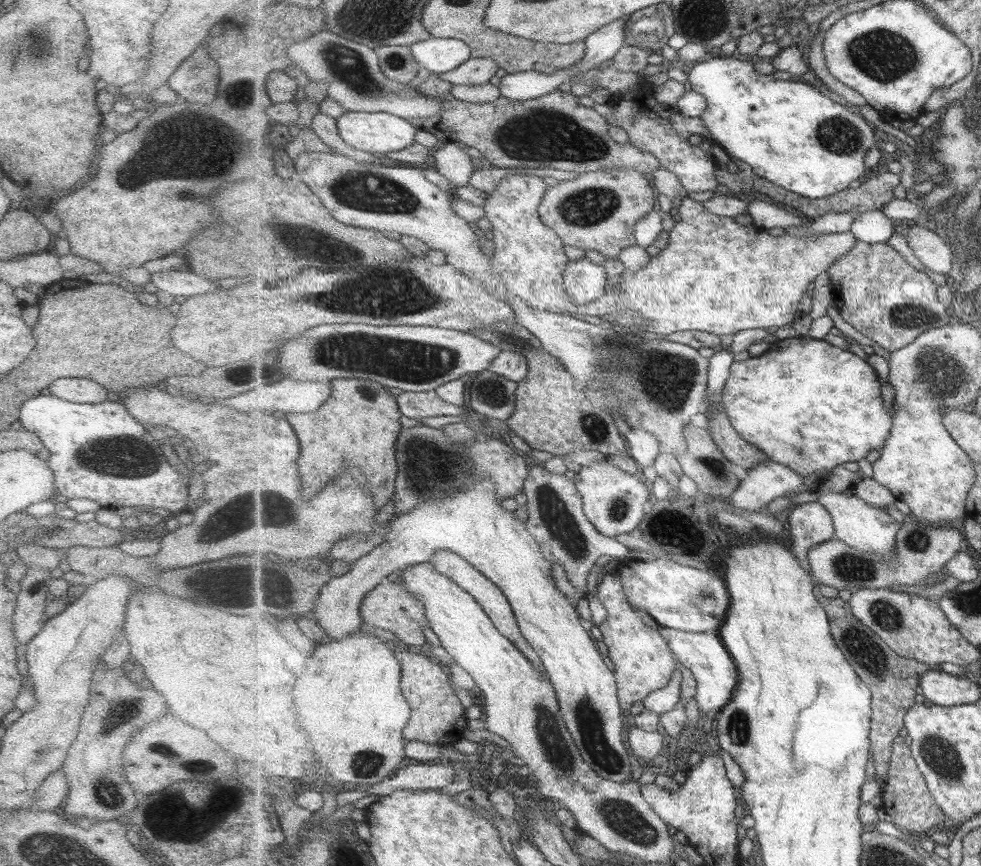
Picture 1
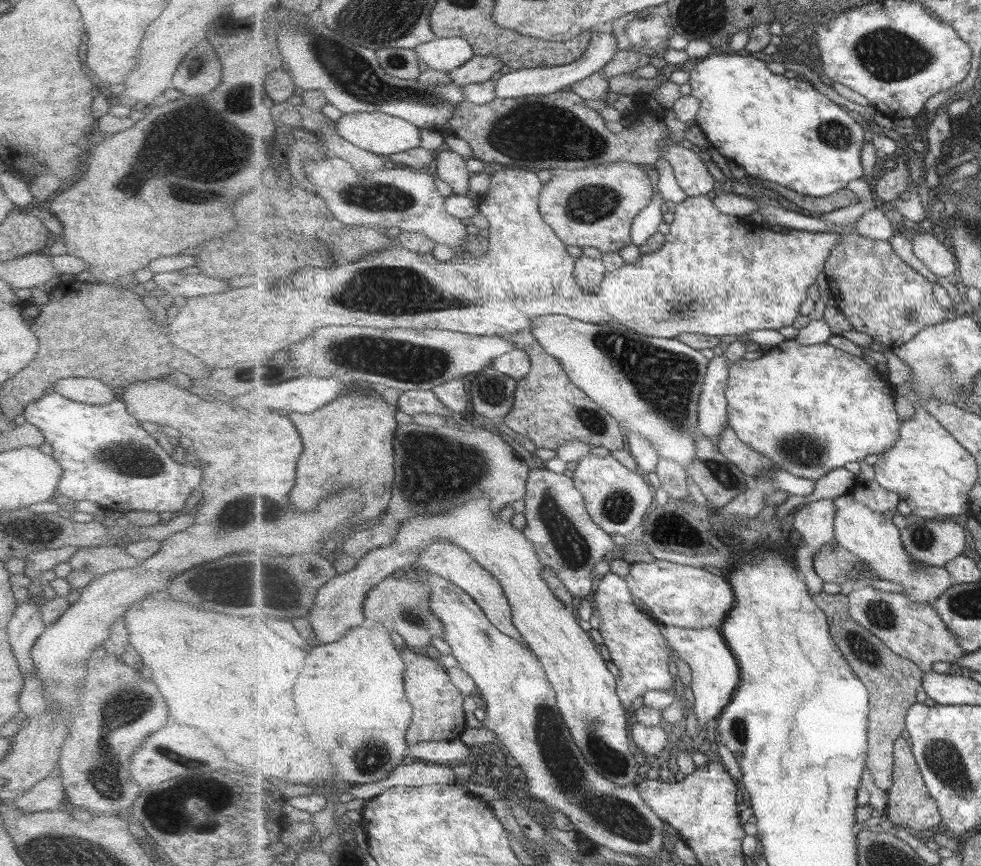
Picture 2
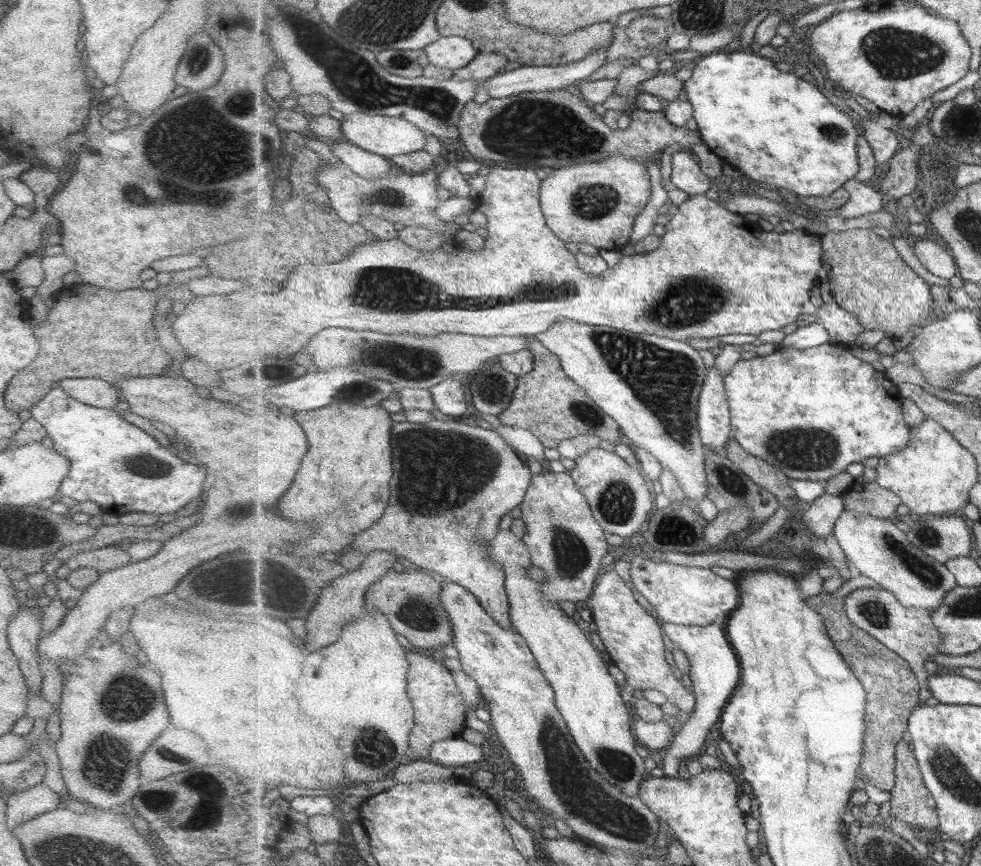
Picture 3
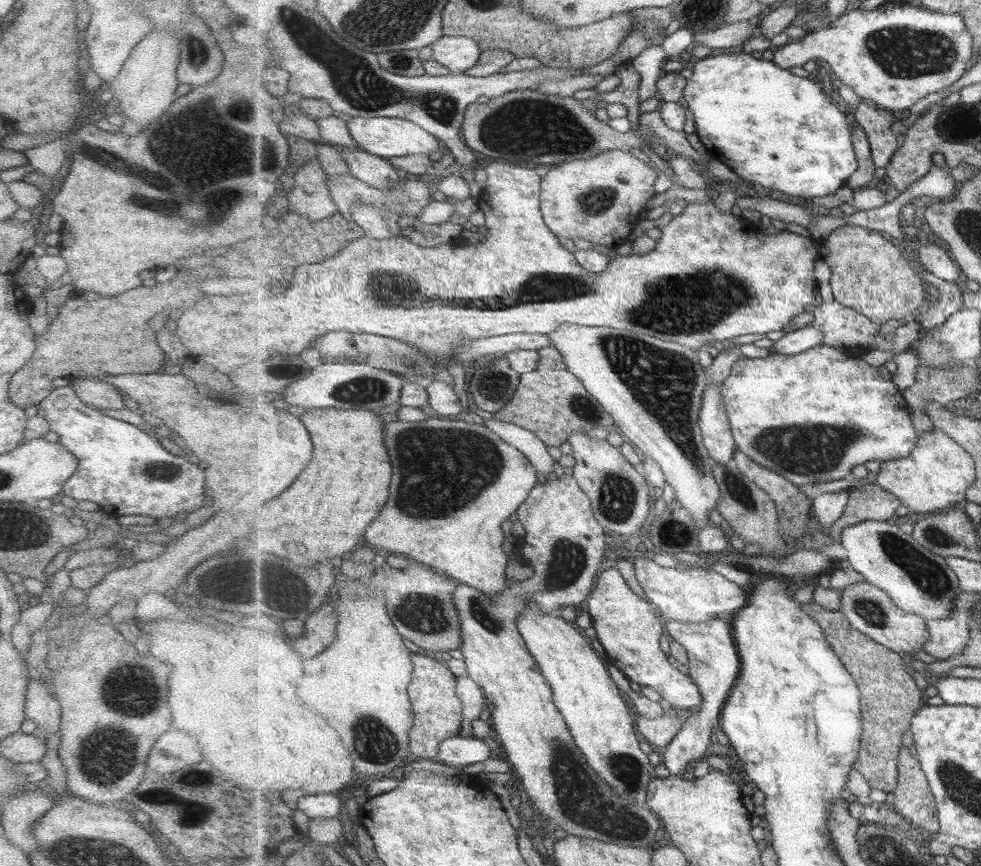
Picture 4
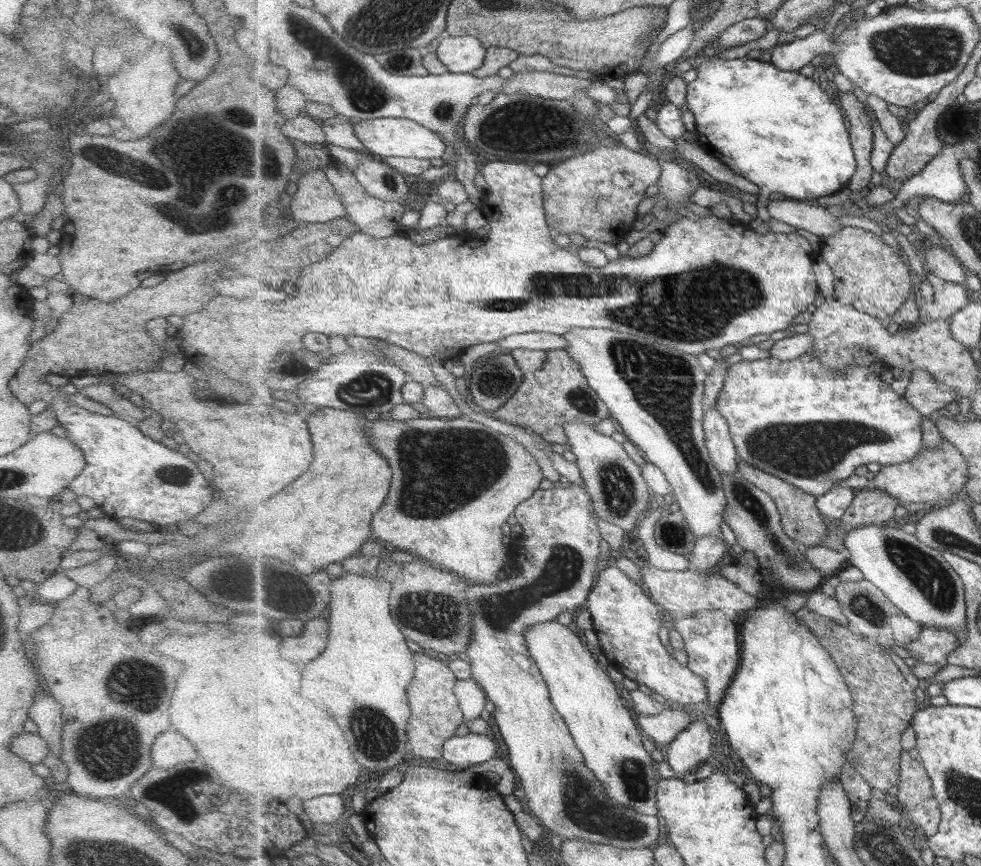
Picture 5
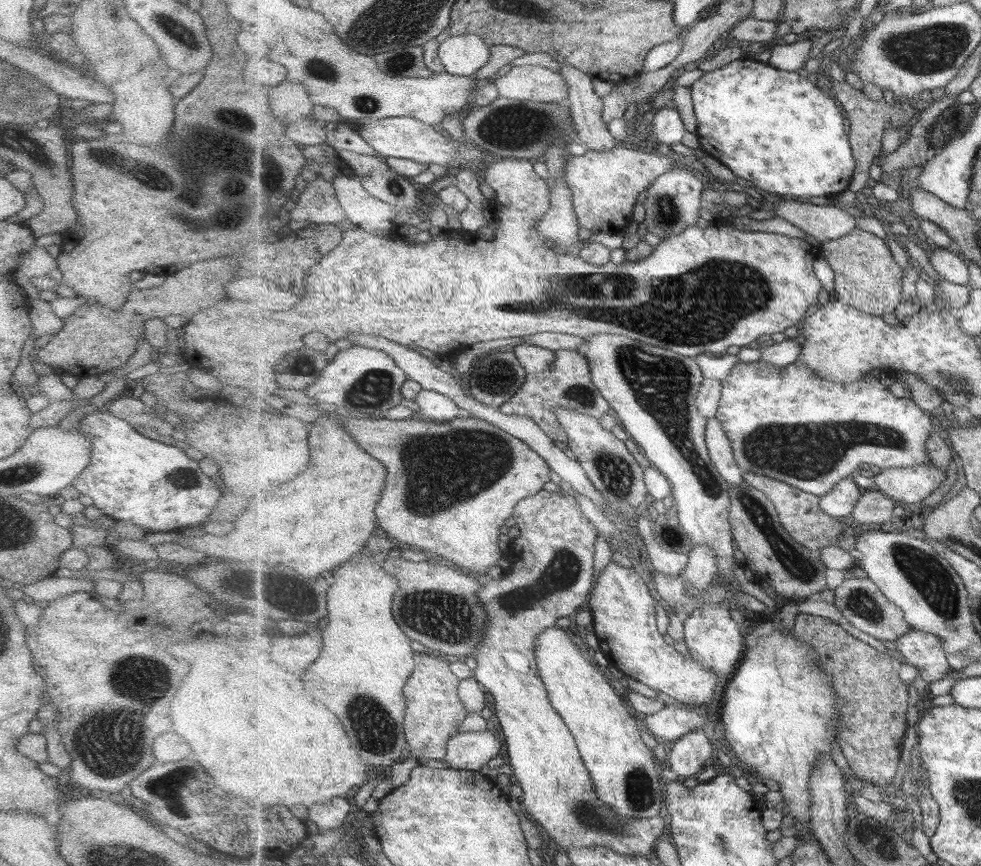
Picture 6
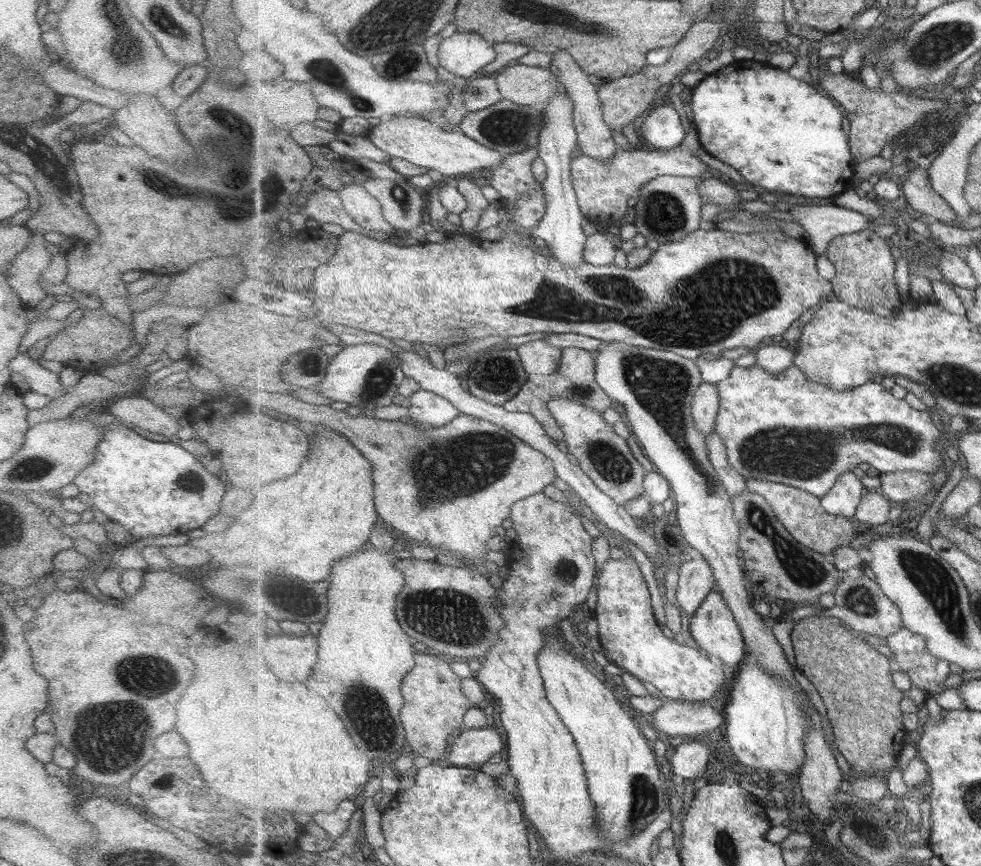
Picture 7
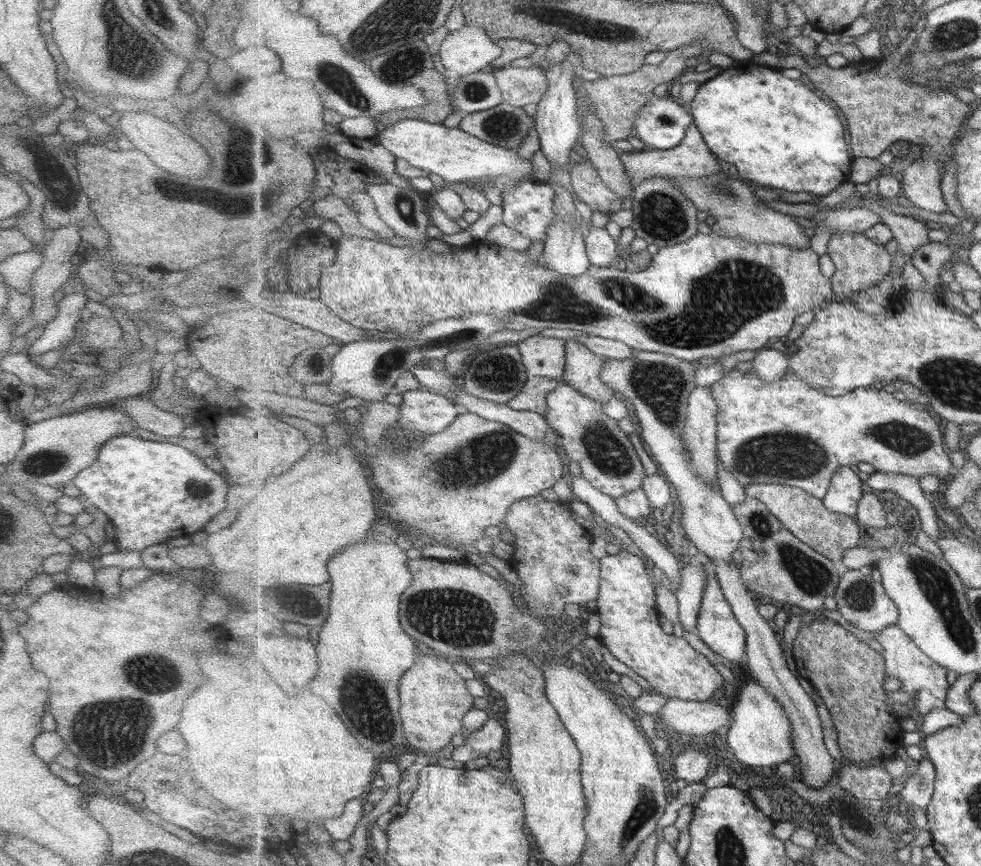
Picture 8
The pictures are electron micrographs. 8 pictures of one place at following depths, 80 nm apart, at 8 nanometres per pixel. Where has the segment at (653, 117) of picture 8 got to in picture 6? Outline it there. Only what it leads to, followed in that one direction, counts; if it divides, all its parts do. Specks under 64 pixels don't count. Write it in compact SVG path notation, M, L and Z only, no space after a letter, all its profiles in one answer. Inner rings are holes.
M659 108L652 120L653 130L651 134L655 136L658 143L665 146L680 143L687 132L683 116L678 109Z

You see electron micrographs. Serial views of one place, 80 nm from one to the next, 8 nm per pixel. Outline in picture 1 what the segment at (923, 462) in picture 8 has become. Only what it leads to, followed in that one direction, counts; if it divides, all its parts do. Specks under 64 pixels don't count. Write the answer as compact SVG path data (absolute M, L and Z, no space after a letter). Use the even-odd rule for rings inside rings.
M806 335L775 340L771 350L763 356L735 361L722 402L732 426L747 442L757 445L769 458L803 477L867 458L869 450L881 452L893 432L893 411L887 413L883 406L881 382L873 366L850 350Z

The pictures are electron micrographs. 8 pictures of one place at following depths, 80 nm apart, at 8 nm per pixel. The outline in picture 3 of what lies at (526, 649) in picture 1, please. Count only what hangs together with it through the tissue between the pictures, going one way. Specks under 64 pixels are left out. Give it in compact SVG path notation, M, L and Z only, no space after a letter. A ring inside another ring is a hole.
M433 420L429 424L408 421L395 423L392 430L392 447L394 477L390 484L392 495L389 506L375 526L356 534L349 549L367 556L377 549L395 551L399 556L411 561L416 568L464 585L480 600L488 613L496 618L499 625L509 629L513 625L506 588L506 572L495 560L490 560L486 544L500 531L501 518L513 508L519 507L528 494L534 474L531 474L525 456L485 424L461 424L459 420ZM475 511L479 511L483 517L482 536L472 542L461 536L456 528L469 513Z

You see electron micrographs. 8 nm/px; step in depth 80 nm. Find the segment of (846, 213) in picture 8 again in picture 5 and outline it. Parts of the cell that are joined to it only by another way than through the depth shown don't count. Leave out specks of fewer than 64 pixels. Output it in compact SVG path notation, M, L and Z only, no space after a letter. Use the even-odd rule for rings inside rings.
M773 200L768 204L770 217L796 228L802 228L825 239L845 226L839 225L840 216L833 209L807 206L801 201Z

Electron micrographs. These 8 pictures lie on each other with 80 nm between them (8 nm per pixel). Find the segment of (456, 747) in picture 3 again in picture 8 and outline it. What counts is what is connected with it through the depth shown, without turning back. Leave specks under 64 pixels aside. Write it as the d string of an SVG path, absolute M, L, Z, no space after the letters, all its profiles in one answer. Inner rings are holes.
M492 715L481 730L470 733L465 741L458 741L451 759L467 764L478 759L479 756L493 752L493 750L503 751L505 730L497 719L499 719L499 715Z

